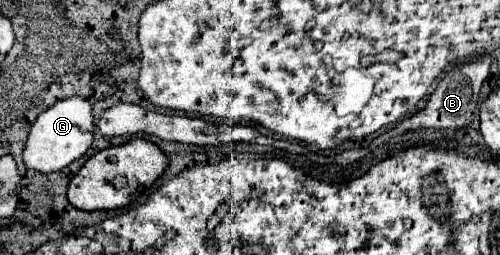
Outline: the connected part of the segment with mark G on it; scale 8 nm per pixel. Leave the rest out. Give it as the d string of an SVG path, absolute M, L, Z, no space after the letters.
M74 96L60 100L36 118L24 148L24 164L26 168L38 172L62 170L70 162L84 156L92 140L94 140L94 118L92 118L92 104L88 102L88 98Z

